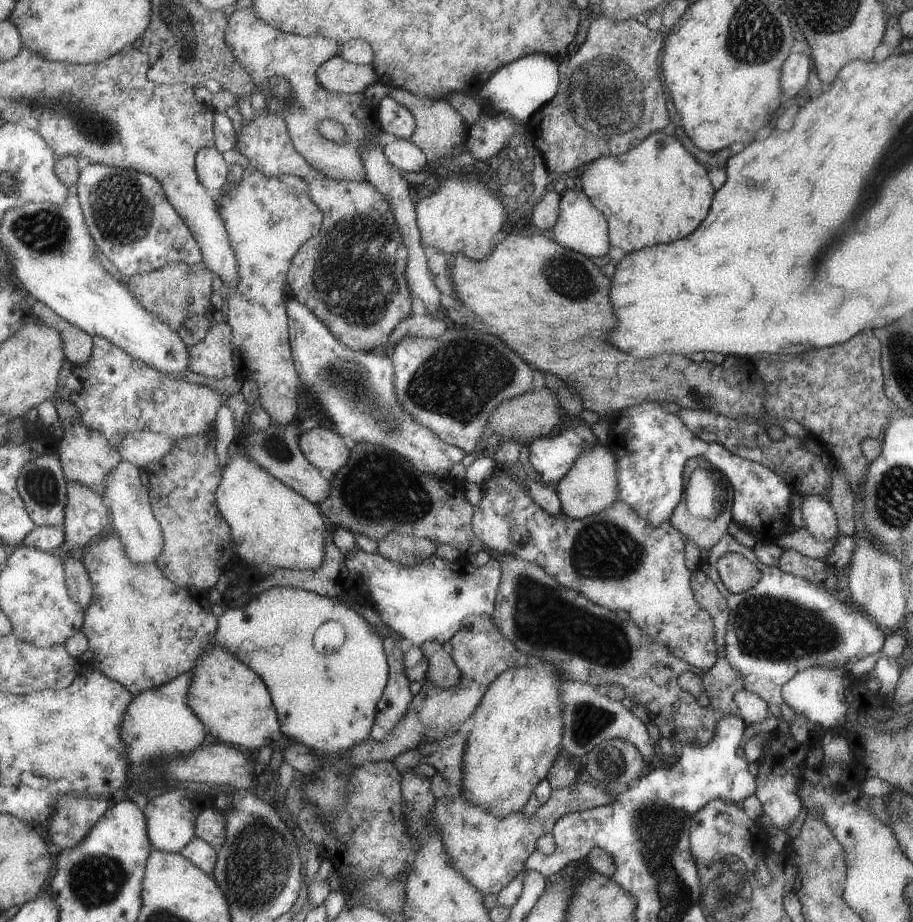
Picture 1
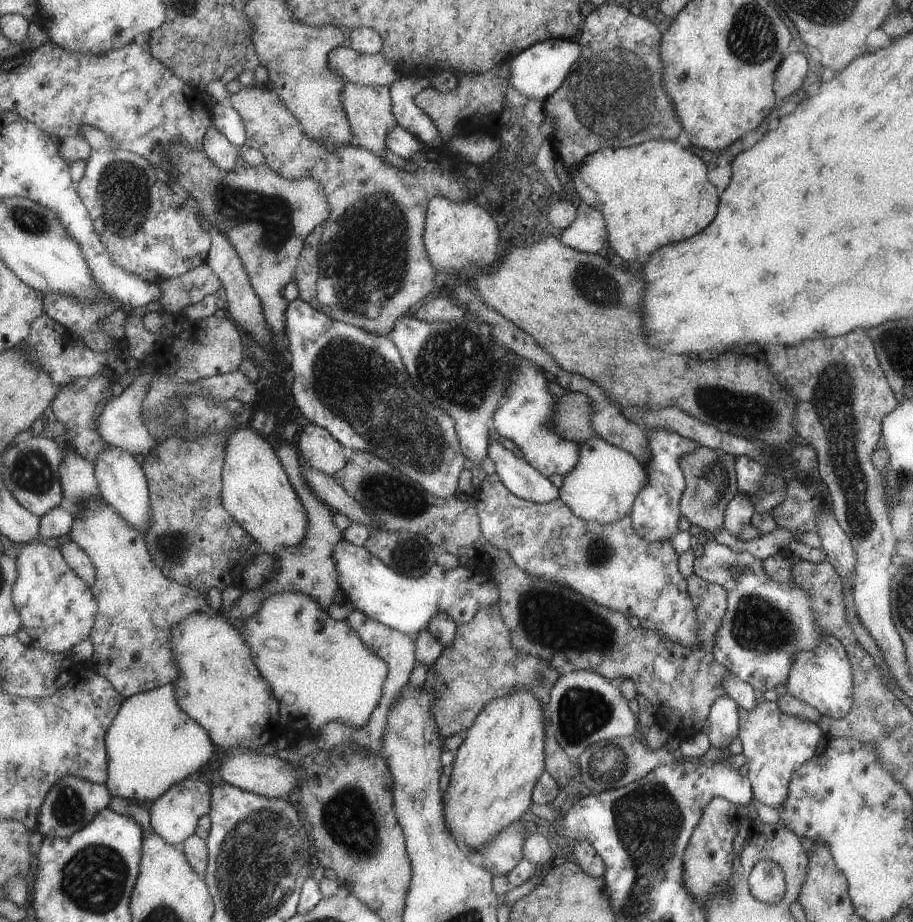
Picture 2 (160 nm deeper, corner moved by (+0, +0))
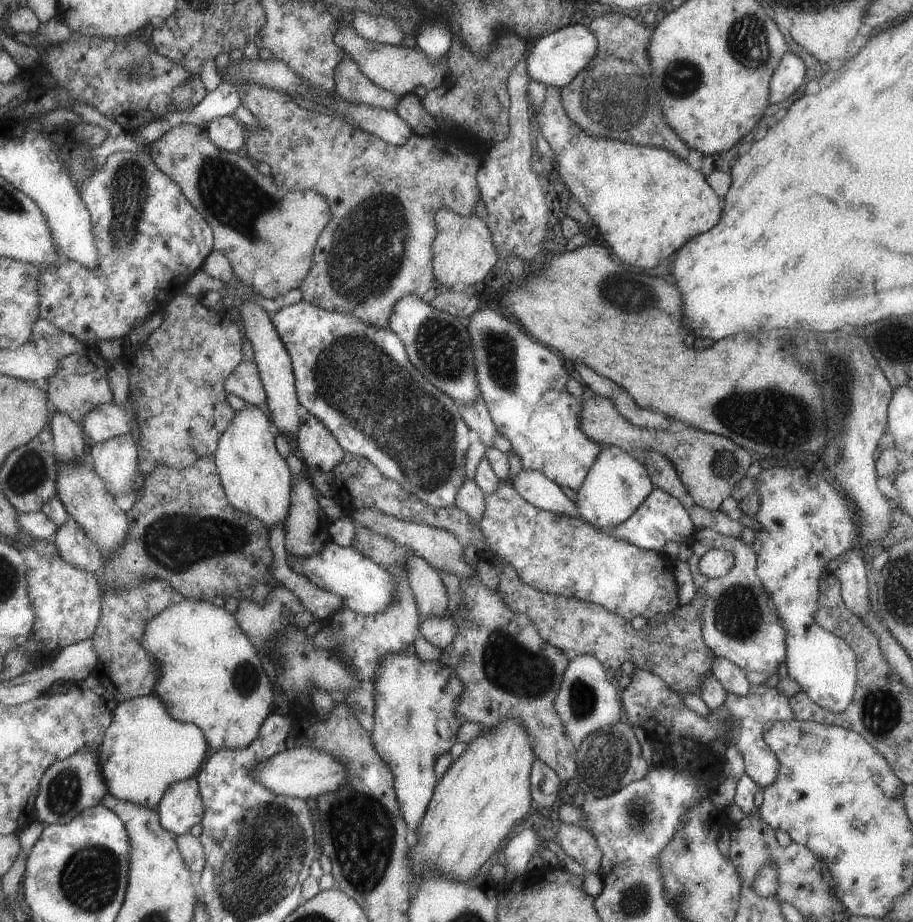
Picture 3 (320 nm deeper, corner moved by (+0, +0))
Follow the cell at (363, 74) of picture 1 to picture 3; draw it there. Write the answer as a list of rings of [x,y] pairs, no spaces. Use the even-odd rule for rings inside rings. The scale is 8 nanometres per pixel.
[[[341,21],[339,22],[339,30],[335,34],[334,41],[338,47],[342,48],[345,56],[358,64],[359,71],[367,79],[370,79],[371,83],[390,91],[399,98],[406,96],[408,93],[414,93],[414,88],[417,88],[417,86],[423,86],[427,91],[433,90],[450,73],[444,62],[445,59],[441,62],[431,64],[427,62],[422,52],[415,47],[406,48],[400,45],[369,42],[369,40],[361,38],[353,27],[347,26],[347,24],[341,24]]]

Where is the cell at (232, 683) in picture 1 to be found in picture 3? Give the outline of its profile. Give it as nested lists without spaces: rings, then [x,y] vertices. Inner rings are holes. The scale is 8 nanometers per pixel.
[[[182,598],[153,618],[147,626],[143,648],[159,660],[162,671],[154,694],[165,700],[165,706],[174,718],[201,726],[210,747],[216,751],[247,749],[259,738],[264,722],[275,712],[274,682],[263,668],[261,656],[253,645],[235,615],[210,601]]]

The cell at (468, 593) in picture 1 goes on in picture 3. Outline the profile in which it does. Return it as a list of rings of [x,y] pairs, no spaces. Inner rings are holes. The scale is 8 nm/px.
[[[327,540],[323,544],[323,548],[319,550],[319,554],[315,554],[315,556],[297,558],[295,554],[291,554],[289,566],[297,574],[307,576],[312,584],[319,586],[319,589],[337,594],[343,600],[342,607],[356,614],[367,616],[385,614],[398,601],[400,587],[395,574],[386,567],[372,562],[351,546],[336,546]]]

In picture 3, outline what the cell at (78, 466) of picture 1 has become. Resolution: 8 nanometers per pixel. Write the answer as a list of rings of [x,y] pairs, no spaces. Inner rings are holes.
[[[83,343],[77,354],[71,354],[61,360],[61,370],[48,379],[50,404],[56,412],[71,416],[77,423],[83,423],[87,414],[100,408],[103,404],[113,402],[115,394],[111,388],[109,372],[111,364],[103,359],[96,343]]]

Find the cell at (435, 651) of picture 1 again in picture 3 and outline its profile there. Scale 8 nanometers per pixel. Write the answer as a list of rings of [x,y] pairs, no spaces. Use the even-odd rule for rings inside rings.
[[[411,552],[407,554],[405,570],[409,590],[414,594],[421,619],[443,616],[451,602],[447,600],[446,589],[438,572]]]

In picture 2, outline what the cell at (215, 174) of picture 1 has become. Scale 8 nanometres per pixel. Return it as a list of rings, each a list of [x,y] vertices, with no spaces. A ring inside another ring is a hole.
[[[214,124],[211,126],[203,146],[209,162],[215,162],[215,166],[221,170],[231,172],[239,160],[239,149],[233,142],[229,142],[229,138],[219,128],[215,128]]]

